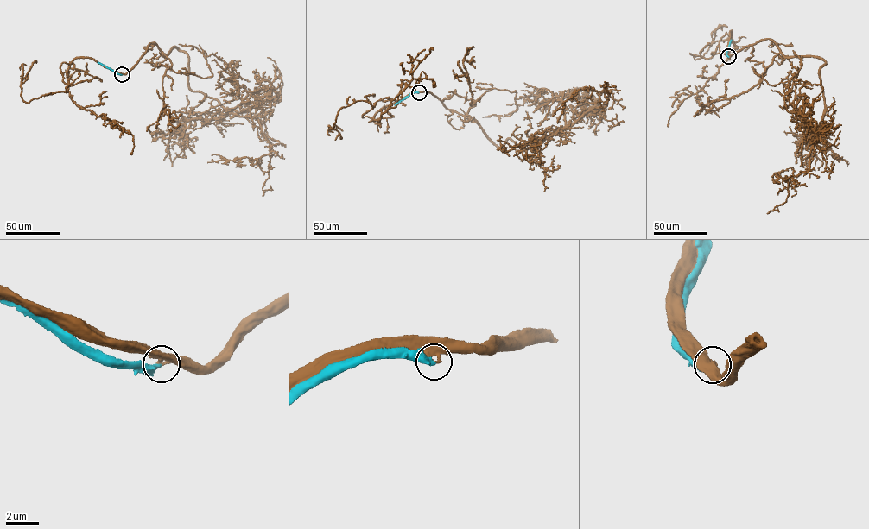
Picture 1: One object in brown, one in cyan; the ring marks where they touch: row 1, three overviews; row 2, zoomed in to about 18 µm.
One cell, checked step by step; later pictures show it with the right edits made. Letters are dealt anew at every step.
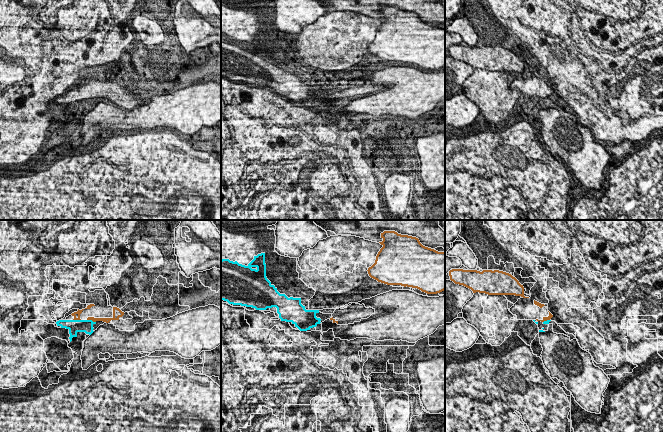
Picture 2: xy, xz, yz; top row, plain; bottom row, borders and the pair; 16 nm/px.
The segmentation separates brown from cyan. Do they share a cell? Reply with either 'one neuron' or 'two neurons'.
two neurons

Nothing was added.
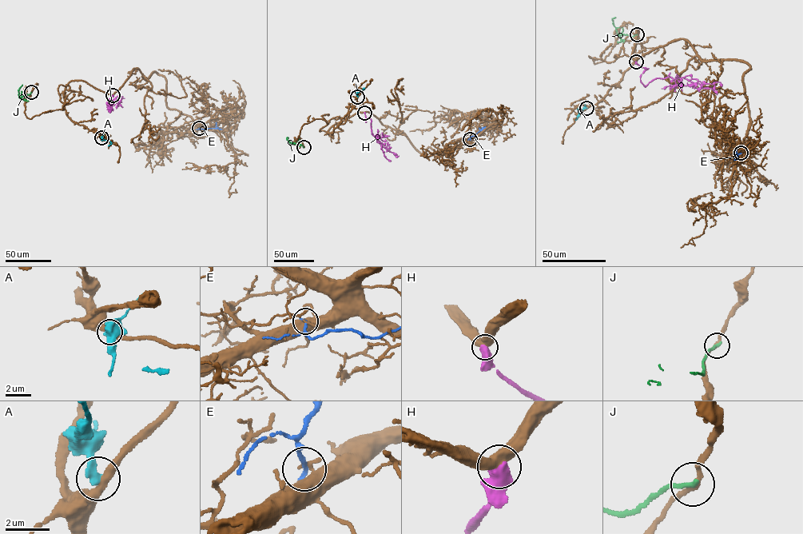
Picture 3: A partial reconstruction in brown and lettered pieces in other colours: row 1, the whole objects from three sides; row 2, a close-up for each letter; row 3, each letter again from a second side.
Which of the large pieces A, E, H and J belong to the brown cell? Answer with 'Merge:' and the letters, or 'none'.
Merge: none

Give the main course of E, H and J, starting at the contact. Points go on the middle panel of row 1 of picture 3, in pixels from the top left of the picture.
E: (470, 139), (481, 129), (479, 127)
H: (364, 112), (366, 122), (367, 117), (370, 118), (371, 133), (377, 141), (399, 156)
J: (304, 147), (289, 141), (288, 138)

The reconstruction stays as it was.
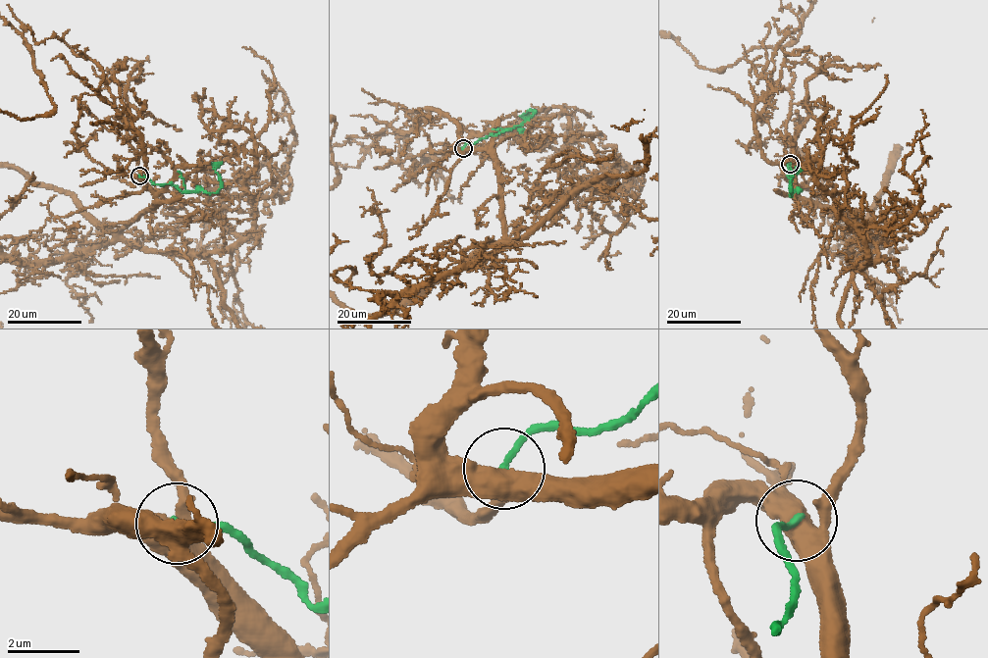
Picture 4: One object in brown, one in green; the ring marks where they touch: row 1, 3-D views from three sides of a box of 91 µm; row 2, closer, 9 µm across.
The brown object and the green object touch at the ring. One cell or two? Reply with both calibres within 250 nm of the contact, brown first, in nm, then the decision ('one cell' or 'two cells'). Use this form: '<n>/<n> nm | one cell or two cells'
460/170 nm | two cells

